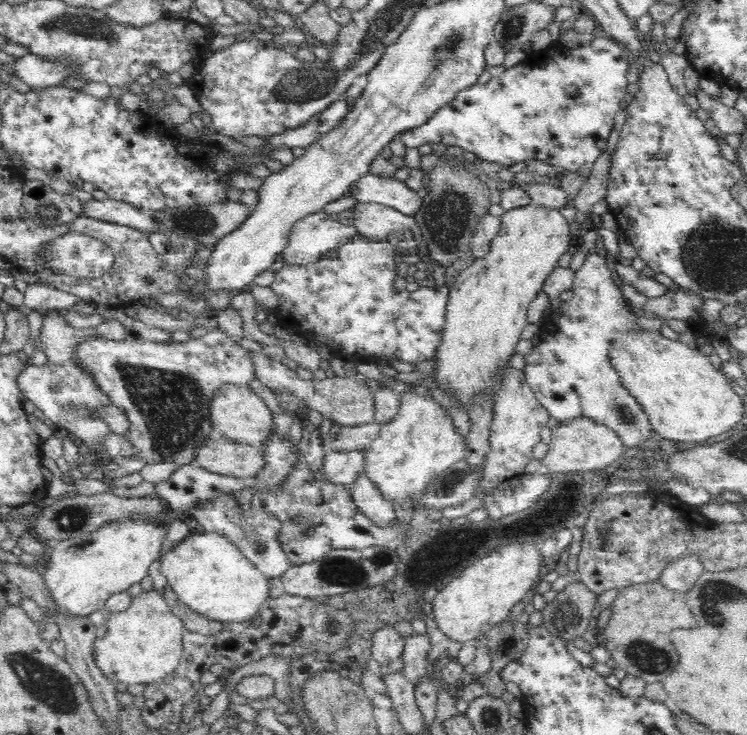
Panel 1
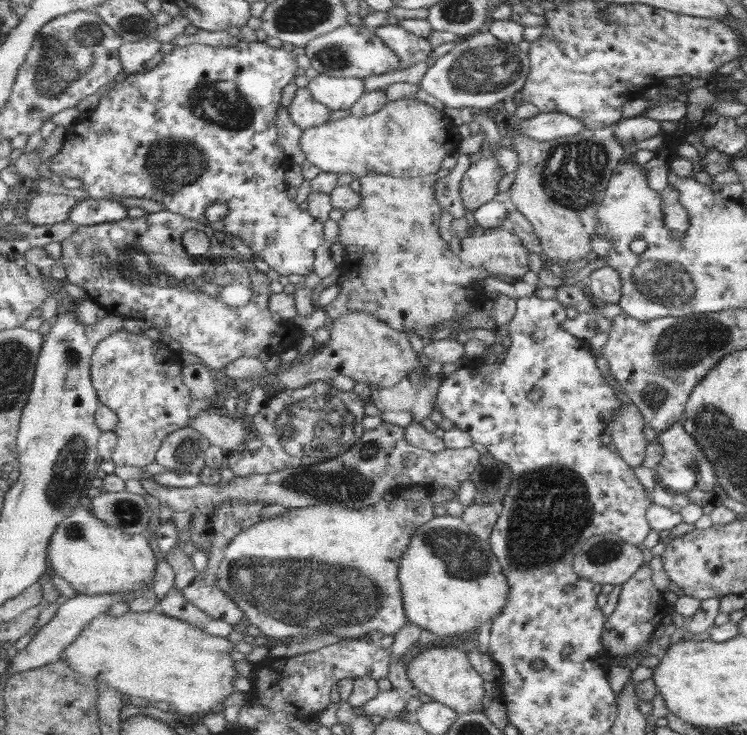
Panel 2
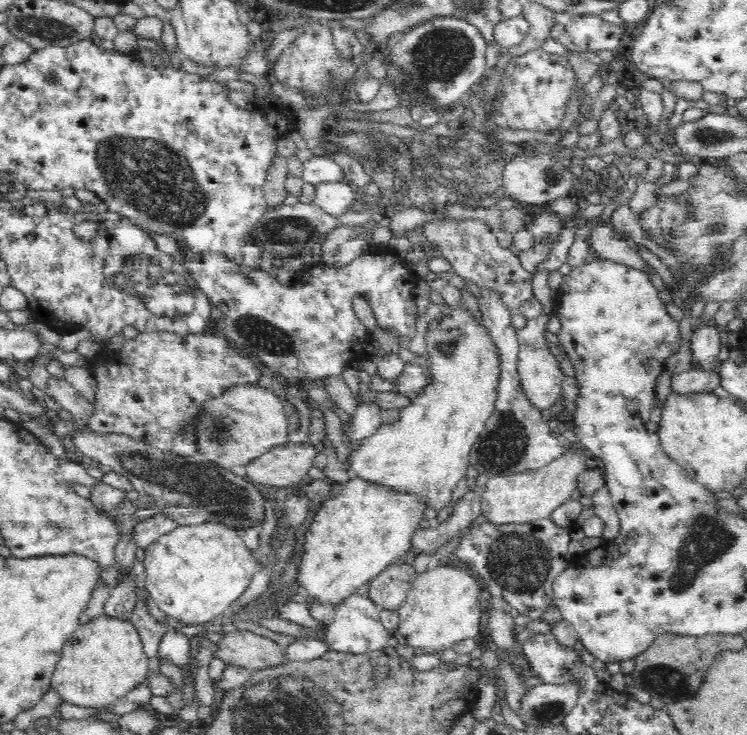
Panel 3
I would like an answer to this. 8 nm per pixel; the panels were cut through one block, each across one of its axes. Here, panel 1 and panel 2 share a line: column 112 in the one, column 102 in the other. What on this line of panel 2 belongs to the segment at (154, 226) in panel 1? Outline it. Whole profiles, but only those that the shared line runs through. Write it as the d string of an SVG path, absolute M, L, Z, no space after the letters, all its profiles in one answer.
M91 199L79 200L69 215L69 221L78 225L95 225L104 223L117 223L129 218L127 208L117 199Z

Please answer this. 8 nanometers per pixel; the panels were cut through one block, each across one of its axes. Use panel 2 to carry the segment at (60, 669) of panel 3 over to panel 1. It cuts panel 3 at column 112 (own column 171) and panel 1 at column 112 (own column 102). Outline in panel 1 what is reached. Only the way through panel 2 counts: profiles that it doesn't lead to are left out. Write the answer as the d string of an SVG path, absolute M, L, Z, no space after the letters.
M141 591L134 596L131 605L122 612L111 614L106 622L106 633L95 643L97 666L104 675L114 684L148 684L169 676L179 666L184 651L184 636L187 631L182 619L172 612L167 600L158 591Z

